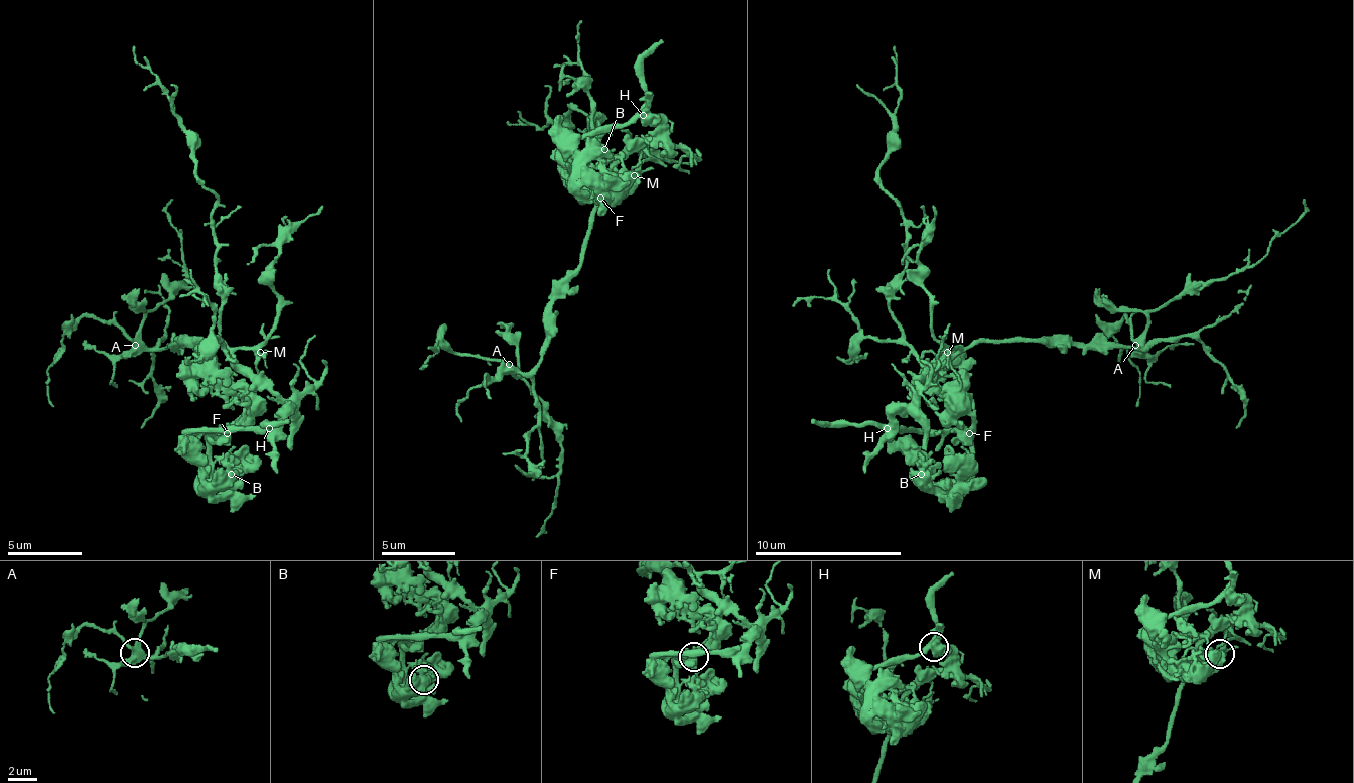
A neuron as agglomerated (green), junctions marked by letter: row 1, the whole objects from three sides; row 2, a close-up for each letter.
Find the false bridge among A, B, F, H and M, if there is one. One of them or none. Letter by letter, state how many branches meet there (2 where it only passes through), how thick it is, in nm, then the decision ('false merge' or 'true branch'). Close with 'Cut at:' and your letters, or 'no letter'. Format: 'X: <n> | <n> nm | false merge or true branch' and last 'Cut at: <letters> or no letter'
A: 4 | 420 nm | true branch
B: 5 | 550 nm | true branch
F: 5 | 550 nm | true branch
H: 5 | 550 nm | false merge
M: 5 | 240 nm | true branch
Cut at: H

